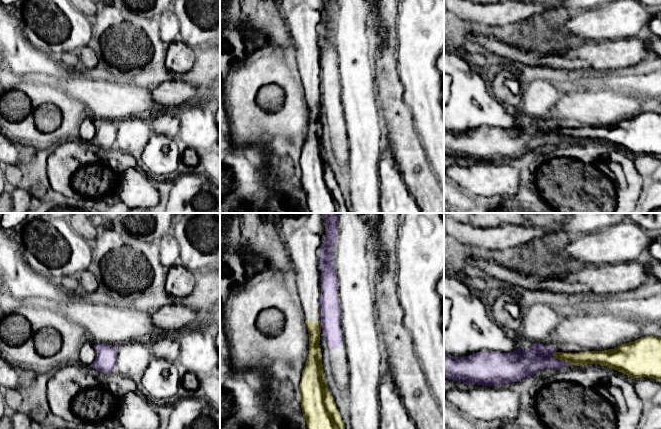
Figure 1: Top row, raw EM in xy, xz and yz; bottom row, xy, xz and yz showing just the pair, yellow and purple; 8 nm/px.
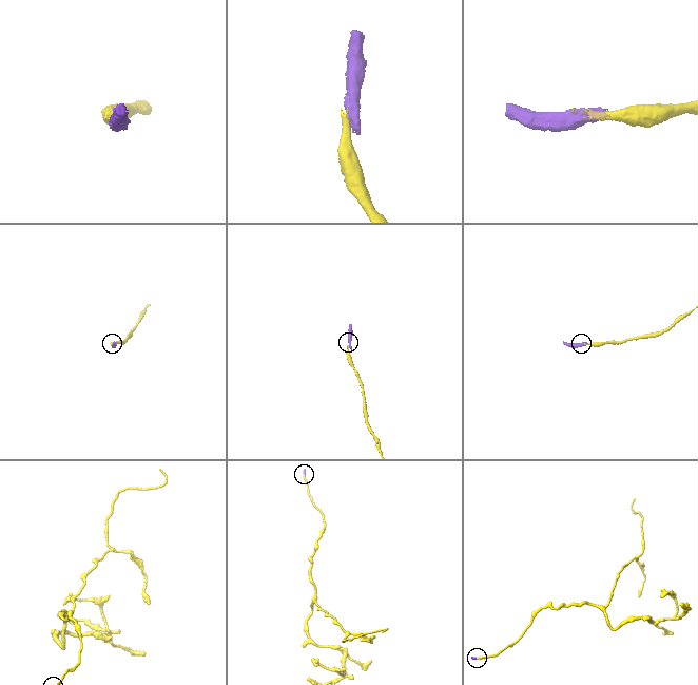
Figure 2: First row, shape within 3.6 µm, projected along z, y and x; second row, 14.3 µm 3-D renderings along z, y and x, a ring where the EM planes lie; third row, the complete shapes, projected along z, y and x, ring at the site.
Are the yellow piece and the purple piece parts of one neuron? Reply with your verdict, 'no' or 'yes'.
no

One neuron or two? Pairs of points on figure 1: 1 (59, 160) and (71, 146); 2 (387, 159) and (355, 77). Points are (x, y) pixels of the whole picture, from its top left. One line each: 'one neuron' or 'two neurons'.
1: one neuron
2: two neurons

